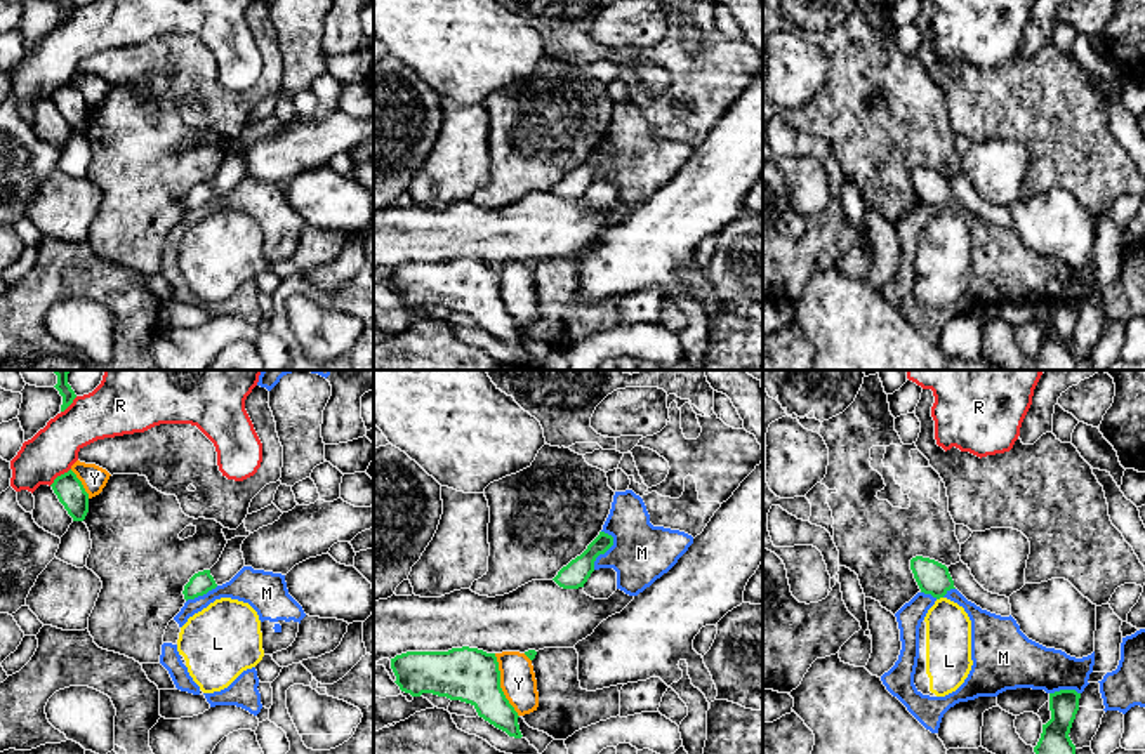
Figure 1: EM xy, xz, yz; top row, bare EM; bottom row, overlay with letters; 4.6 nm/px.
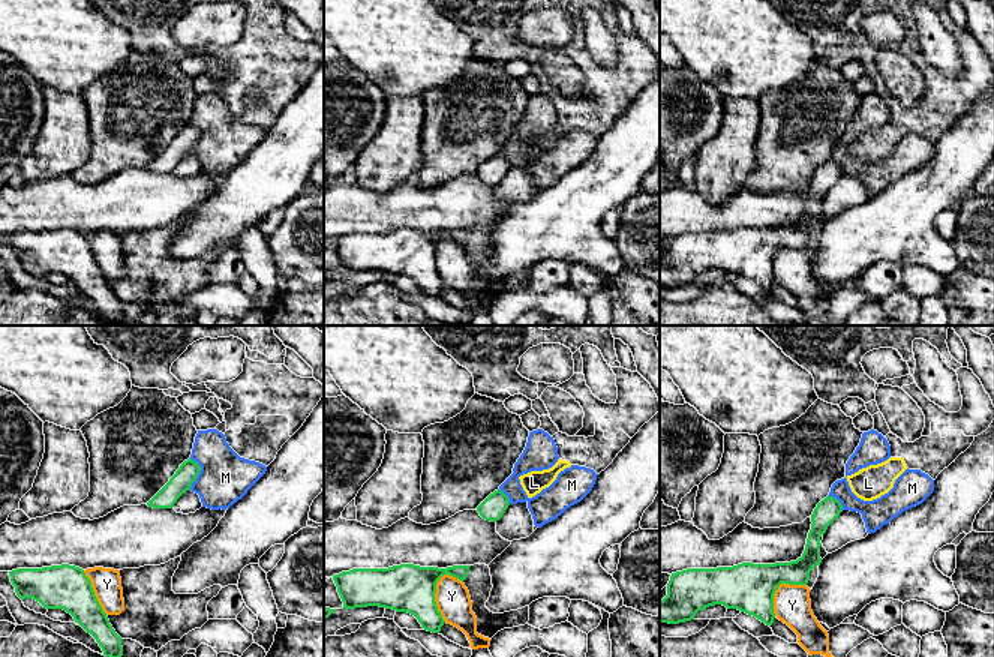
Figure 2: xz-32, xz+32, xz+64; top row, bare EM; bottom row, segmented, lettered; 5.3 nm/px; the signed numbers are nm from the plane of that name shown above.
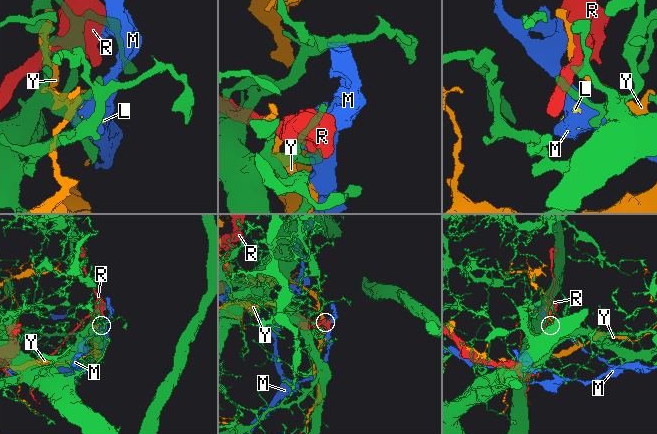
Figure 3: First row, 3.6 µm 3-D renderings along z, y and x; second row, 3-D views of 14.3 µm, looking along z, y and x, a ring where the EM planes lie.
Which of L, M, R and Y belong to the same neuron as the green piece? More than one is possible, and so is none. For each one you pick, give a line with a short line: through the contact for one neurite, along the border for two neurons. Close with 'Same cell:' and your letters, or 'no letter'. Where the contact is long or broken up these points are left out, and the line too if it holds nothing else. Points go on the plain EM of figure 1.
Same cell: no letter

